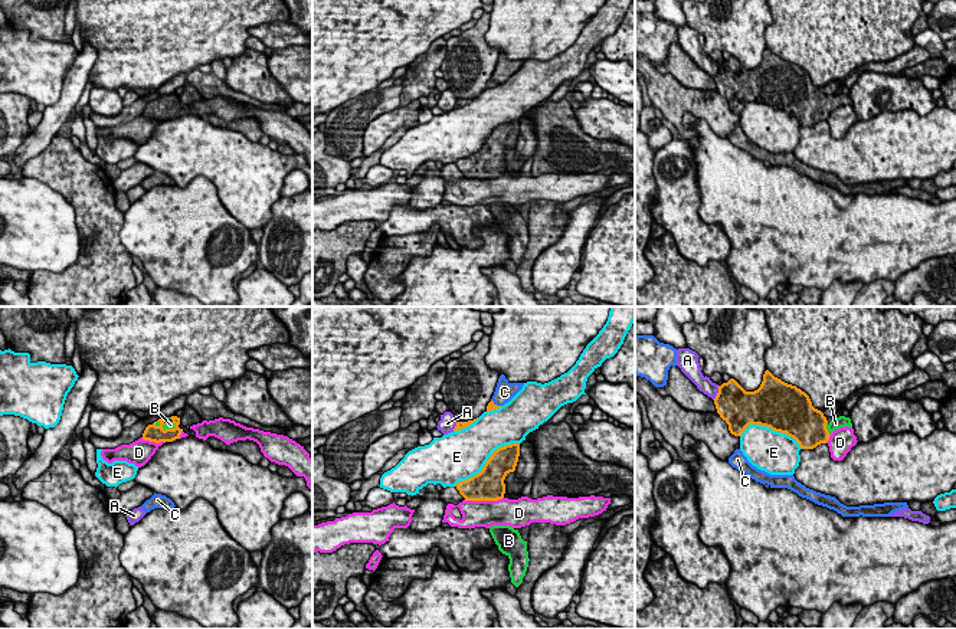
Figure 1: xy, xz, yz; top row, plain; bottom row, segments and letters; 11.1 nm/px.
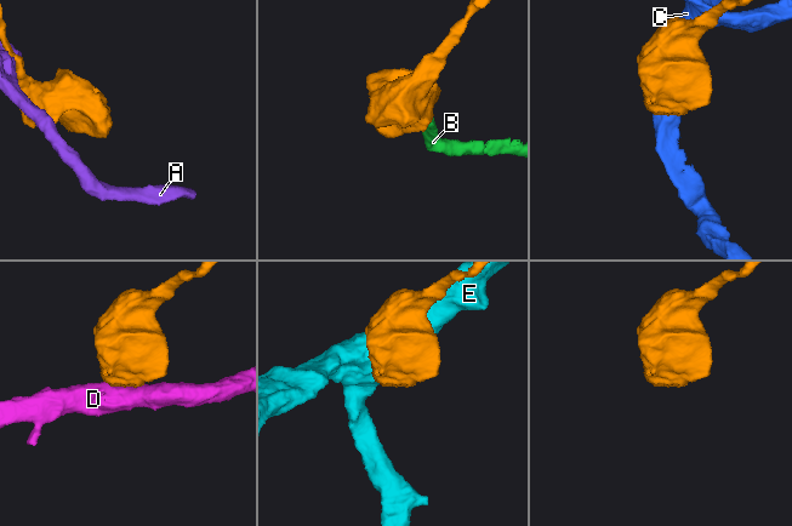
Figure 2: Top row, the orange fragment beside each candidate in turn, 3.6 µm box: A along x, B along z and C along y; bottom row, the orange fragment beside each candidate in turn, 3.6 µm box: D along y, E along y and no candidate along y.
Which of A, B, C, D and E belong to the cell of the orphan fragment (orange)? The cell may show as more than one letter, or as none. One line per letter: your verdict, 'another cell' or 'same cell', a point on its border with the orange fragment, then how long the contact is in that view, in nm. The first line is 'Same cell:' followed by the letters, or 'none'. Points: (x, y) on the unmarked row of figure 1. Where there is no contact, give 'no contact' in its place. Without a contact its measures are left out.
Same cell: B
A: another cell; contact yz (717, 71); length 170 nm
B: same cell; contact yz (827, 107); length 150 nm
C: another cell; contact xz (495, 82); length 140 nm
D: another cell; contact xz (483, 177); length 440 nm
E: another cell; contact xz (485, 140); length 900 nm

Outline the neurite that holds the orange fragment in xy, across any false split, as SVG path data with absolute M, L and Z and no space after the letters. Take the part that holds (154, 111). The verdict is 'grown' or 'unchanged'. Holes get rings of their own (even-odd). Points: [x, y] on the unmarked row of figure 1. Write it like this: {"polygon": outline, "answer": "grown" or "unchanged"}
{"polygon": "M171 94L167 96L168 96L167 101L163 96L158 96L153 102L148 102L143 111L143 117L155 121L173 119L179 117L183 109L183 107L179 105L180 95Z", "answer": "grown"}

